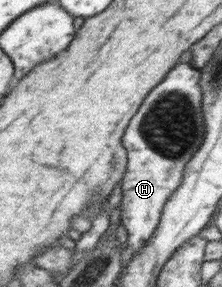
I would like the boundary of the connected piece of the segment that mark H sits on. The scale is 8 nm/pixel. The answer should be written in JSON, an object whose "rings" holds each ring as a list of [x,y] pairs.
{"rings":[[[186,63],[176,65],[176,71],[172,71],[172,75],[168,75],[168,79],[164,79],[164,83],[160,83],[160,87],[156,87],[156,91],[148,95],[148,99],[144,99],[144,107],[140,107],[140,115],[136,115],[136,119],[128,123],[128,131],[124,131],[124,147],[128,147],[128,175],[124,175],[122,179],[120,202],[117,206],[121,209],[120,224],[125,227],[127,233],[126,245],[132,249],[134,255],[143,250],[146,243],[150,241],[155,227],[162,220],[162,210],[168,199],[181,185],[185,166],[203,143],[205,123],[202,123],[200,99],[203,99],[203,94],[200,85],[196,85],[196,69],[192,69]]]}

